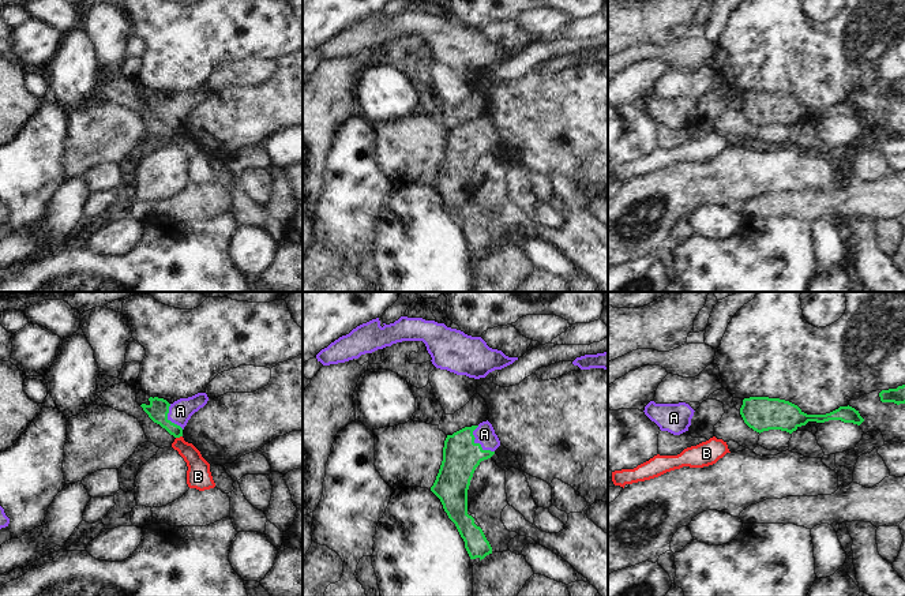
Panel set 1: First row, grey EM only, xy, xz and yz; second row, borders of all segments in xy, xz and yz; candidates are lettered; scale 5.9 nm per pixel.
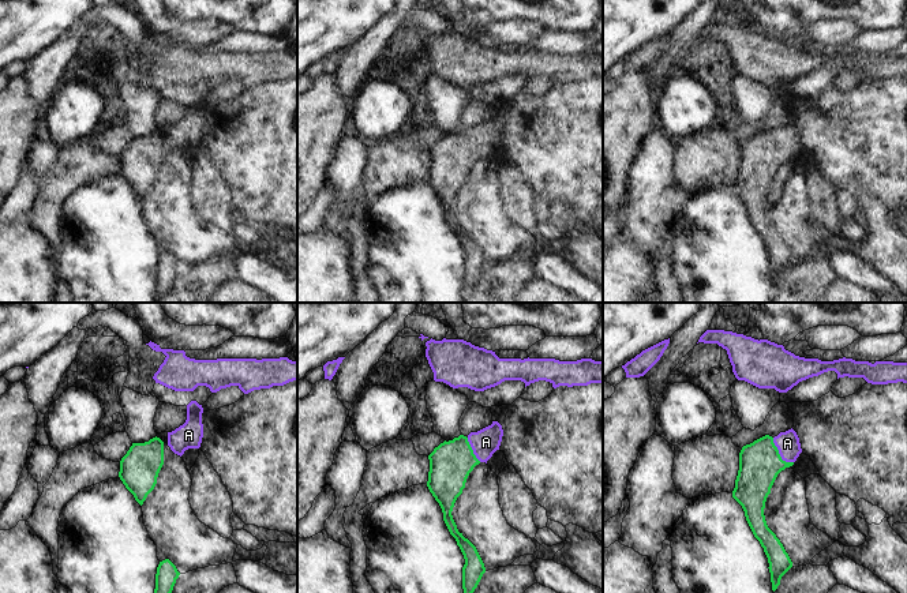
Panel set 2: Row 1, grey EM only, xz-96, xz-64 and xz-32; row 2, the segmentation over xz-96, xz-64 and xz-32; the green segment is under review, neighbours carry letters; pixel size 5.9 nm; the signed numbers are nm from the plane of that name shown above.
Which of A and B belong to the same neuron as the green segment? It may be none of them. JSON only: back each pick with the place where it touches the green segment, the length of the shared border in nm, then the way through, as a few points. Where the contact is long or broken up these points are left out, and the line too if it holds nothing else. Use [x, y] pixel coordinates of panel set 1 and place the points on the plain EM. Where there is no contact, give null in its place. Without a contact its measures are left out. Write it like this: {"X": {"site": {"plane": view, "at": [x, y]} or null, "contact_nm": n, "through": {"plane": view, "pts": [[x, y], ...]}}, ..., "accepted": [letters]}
{"A": {"site": {"plane": "xz", "at": [477, 138]}, "contact_nm": 190, "through": {"plane": "xz", "pts": [[461, 150], [477, 138], [484, 128]]}}, "accepted": ["A"]}

